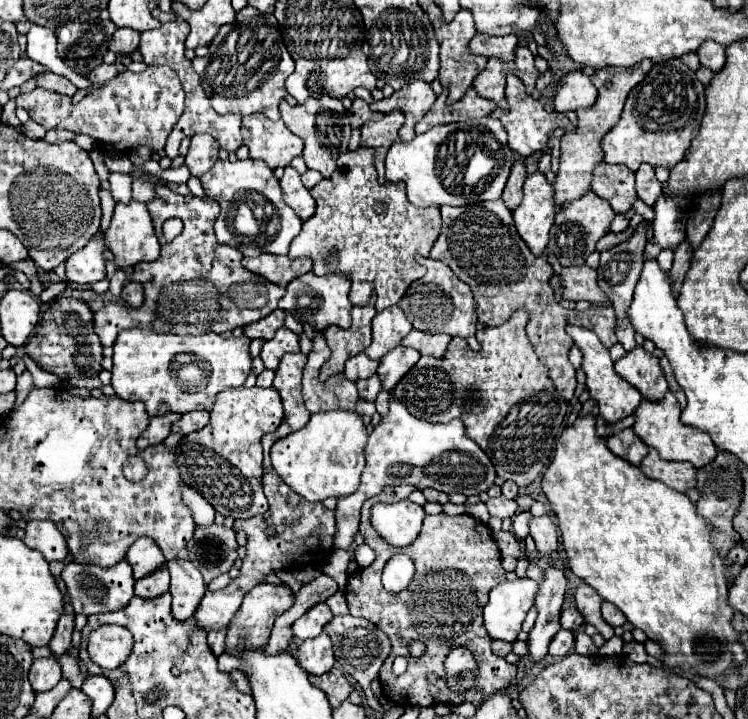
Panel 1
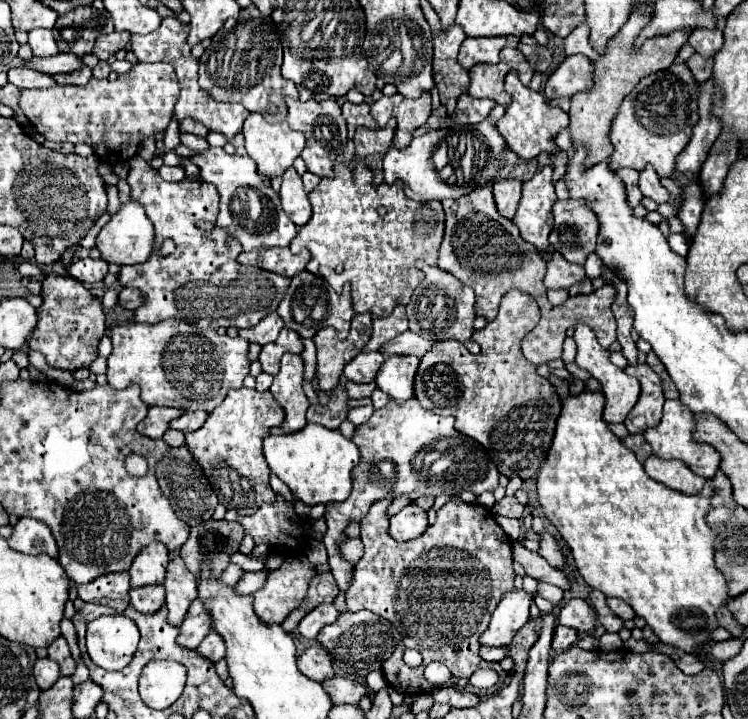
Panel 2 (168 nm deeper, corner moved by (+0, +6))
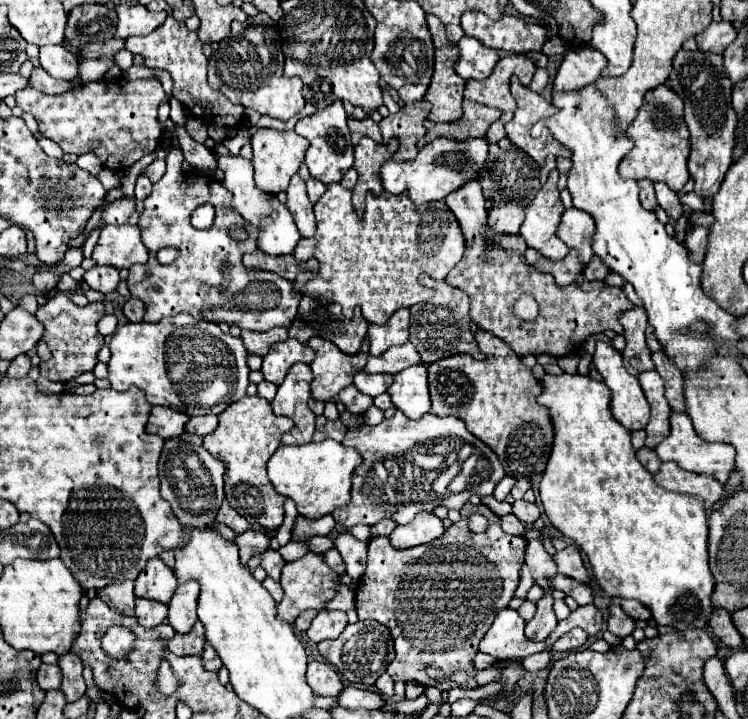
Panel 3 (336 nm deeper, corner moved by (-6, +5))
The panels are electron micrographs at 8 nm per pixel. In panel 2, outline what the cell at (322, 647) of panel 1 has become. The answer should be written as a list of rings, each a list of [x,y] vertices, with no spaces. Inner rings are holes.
[[[315,642],[315,646],[307,648],[297,658],[297,666],[299,666],[301,674],[305,674],[307,678],[311,678],[315,682],[323,682],[323,680],[333,678],[331,658],[329,658],[327,650],[323,646],[319,646],[319,642]]]

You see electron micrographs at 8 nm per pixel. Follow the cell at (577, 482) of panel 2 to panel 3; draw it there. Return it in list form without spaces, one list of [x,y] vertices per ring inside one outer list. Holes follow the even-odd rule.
[[[545,375],[541,379],[543,385],[543,393],[539,395],[539,403],[545,405],[551,411],[551,419],[553,419],[553,427],[555,427],[555,441],[553,441],[553,451],[551,457],[547,461],[547,469],[543,473],[541,485],[539,485],[539,493],[541,493],[541,503],[545,507],[545,513],[549,517],[549,521],[553,523],[553,527],[557,527],[565,537],[569,537],[581,551],[585,551],[593,575],[597,579],[597,583],[601,585],[601,589],[611,595],[611,597],[623,597],[623,599],[635,599],[639,603],[643,603],[653,619],[659,625],[669,625],[675,631],[687,631],[687,629],[707,629],[709,627],[709,619],[713,613],[713,605],[711,605],[711,593],[715,587],[715,579],[709,571],[709,551],[707,551],[707,539],[709,539],[709,527],[707,527],[707,511],[703,507],[703,503],[695,497],[687,497],[687,495],[679,495],[679,493],[669,493],[663,487],[659,487],[653,481],[653,475],[639,463],[639,459],[635,457],[635,449],[631,445],[631,435],[629,431],[617,423],[609,411],[609,387],[601,381],[595,381],[591,377],[583,377],[583,375]]]

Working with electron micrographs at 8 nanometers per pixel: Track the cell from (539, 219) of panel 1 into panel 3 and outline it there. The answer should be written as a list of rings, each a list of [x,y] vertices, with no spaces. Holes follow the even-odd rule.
[[[553,169],[547,183],[525,207],[525,221],[521,225],[521,235],[527,245],[537,249],[547,259],[561,259],[569,251],[567,245],[557,237],[559,219],[565,211],[557,189],[557,177],[559,173],[557,169]]]

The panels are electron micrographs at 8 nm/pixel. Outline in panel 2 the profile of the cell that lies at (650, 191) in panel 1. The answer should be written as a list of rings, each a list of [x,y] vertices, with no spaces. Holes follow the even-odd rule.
[[[647,166],[647,168],[641,172],[641,178],[639,178],[639,188],[641,188],[643,196],[647,196],[647,198],[655,200],[657,204],[671,202],[671,196],[669,196],[669,192],[661,186],[659,176],[657,176],[657,172],[653,170],[653,166]]]

